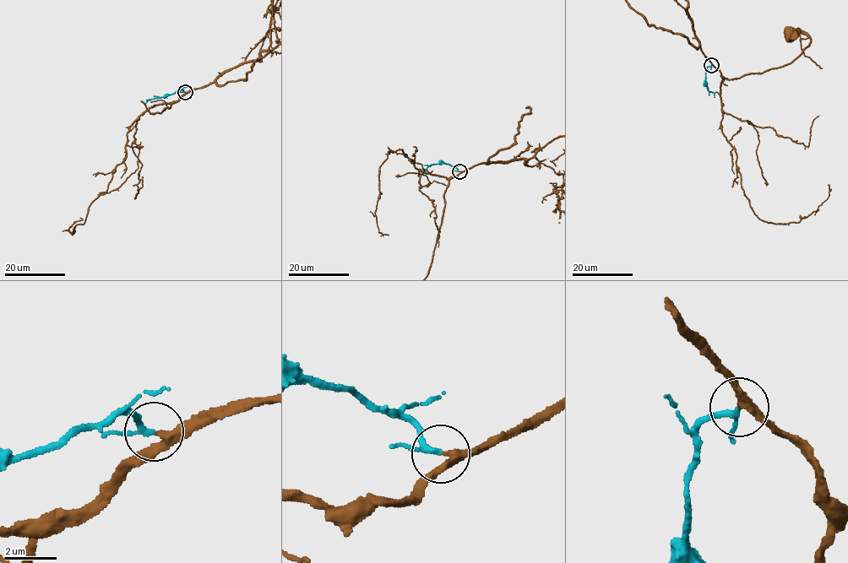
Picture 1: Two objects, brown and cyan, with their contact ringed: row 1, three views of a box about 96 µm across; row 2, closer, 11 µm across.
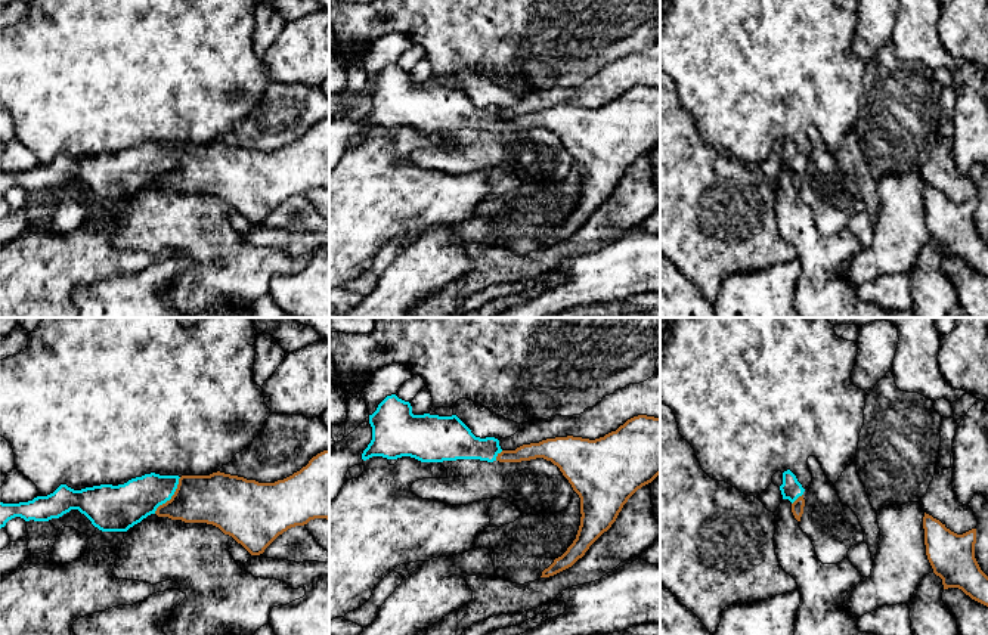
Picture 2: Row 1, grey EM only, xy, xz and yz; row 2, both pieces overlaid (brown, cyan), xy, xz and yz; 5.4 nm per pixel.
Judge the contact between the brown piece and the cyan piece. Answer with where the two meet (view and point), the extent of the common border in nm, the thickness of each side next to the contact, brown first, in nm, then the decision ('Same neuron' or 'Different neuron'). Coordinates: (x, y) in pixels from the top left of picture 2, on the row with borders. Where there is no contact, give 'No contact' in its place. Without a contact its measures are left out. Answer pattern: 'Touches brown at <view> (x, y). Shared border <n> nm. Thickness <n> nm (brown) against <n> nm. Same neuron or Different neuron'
Touches brown at xy (172, 496). Shared border 240 nm. Thickness 280 nm (brown) against 220 nm. Same neuron

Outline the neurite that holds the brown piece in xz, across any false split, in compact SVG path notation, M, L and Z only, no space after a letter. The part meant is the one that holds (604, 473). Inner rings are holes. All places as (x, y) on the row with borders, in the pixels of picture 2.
M396 394L387 396L378 405L377 411L369 415L369 424L372 440L362 453L363 461L372 456L387 459L411 456L421 462L456 459L521 462L543 458L557 465L580 498L582 517L573 543L542 572L541 577L554 576L582 558L589 546L611 527L628 499L660 474L660 418L647 415L634 416L616 431L595 440L573 436L555 437L523 444L515 450L502 450L495 437L476 437L456 415L414 415L411 403Z

